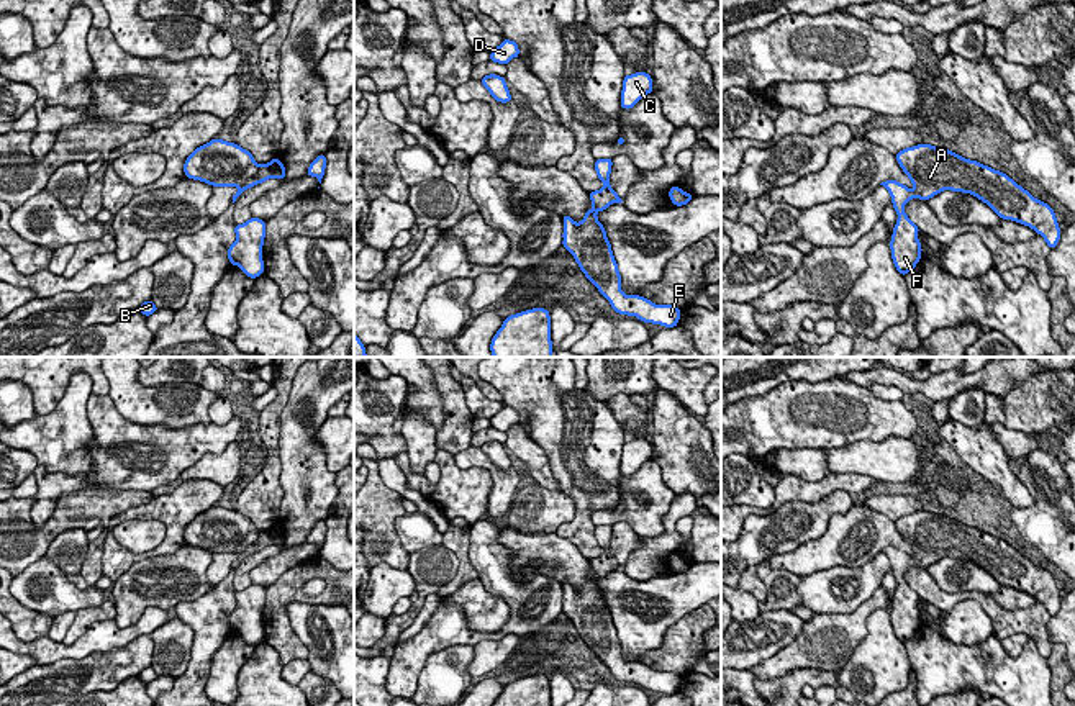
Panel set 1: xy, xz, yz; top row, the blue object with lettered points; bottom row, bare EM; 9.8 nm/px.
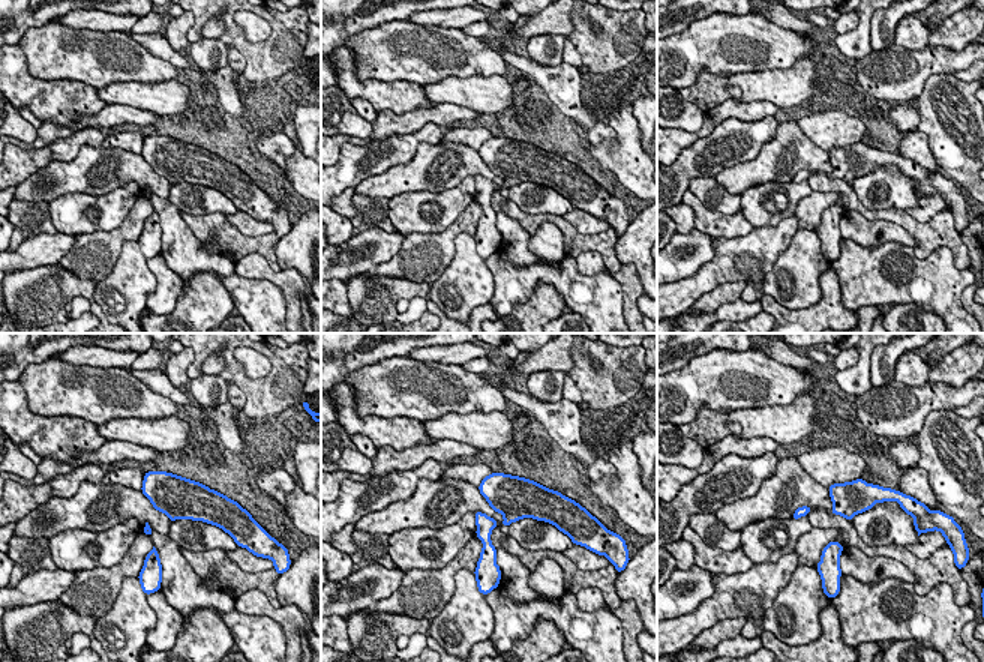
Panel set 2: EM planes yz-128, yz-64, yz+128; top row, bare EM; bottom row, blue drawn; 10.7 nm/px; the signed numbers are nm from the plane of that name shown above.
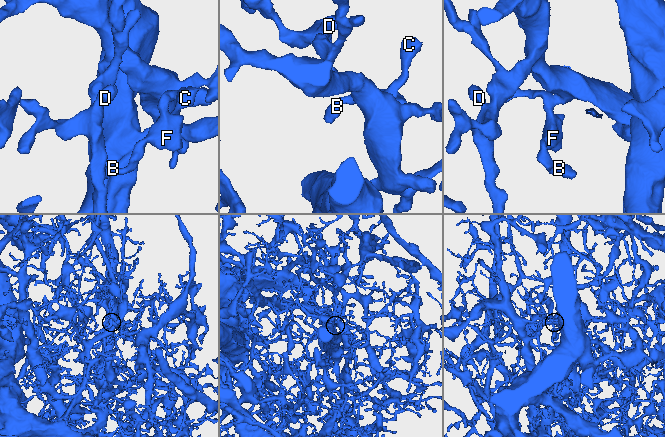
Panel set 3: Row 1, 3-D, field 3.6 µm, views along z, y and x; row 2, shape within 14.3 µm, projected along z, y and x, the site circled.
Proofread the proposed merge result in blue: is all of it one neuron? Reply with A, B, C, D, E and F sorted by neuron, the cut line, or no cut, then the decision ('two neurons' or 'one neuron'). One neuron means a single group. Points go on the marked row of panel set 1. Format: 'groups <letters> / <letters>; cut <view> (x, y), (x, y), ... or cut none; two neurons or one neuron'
groups A B C D E F; cut none; one neuron

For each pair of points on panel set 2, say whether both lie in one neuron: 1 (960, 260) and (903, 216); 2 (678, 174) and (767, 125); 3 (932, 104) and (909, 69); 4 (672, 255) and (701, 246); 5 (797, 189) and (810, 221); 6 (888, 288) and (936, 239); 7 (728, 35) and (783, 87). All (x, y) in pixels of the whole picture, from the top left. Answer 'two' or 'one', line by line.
1: one
2: one
3: two
4: one
5: two
6: two
7: two

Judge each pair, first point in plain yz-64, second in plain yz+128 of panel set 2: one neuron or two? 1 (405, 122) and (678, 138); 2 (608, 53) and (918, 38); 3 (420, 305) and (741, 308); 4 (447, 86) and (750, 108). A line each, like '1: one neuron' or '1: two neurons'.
1: one neuron
2: two neurons
3: one neuron
4: two neurons

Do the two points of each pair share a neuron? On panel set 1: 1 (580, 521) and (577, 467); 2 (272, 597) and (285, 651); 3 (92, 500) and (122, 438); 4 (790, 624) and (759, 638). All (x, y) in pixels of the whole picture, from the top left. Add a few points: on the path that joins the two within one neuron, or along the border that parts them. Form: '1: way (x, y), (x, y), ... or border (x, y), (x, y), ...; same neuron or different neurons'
1: way (582, 508), (582, 480); same neuron
2: way (276, 610), (277, 633), (282, 638); same neuron
3: border (138, 488), (86, 485), (64, 497); different neurons
4: way (782, 629), (772, 629), (767, 634); same neuron

